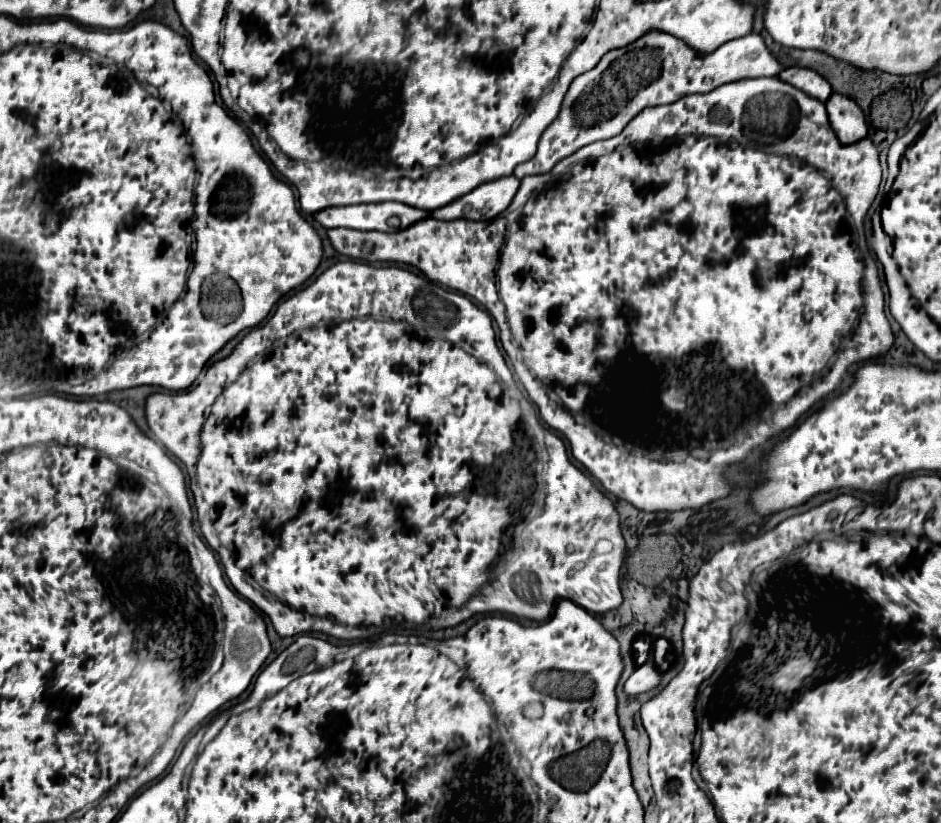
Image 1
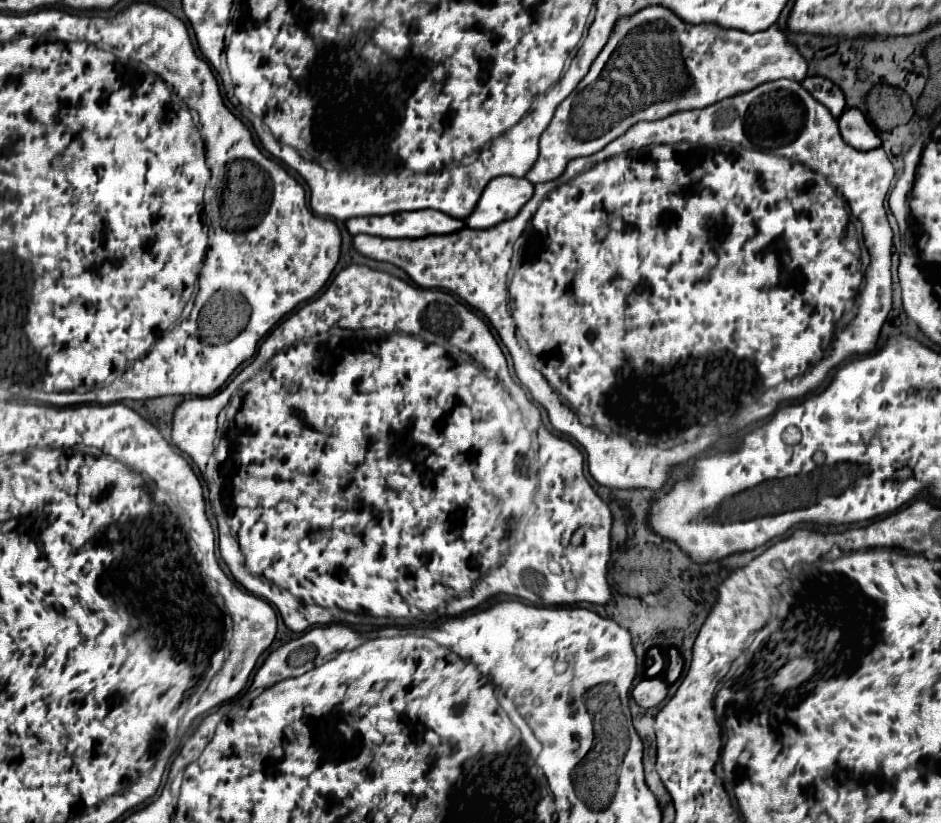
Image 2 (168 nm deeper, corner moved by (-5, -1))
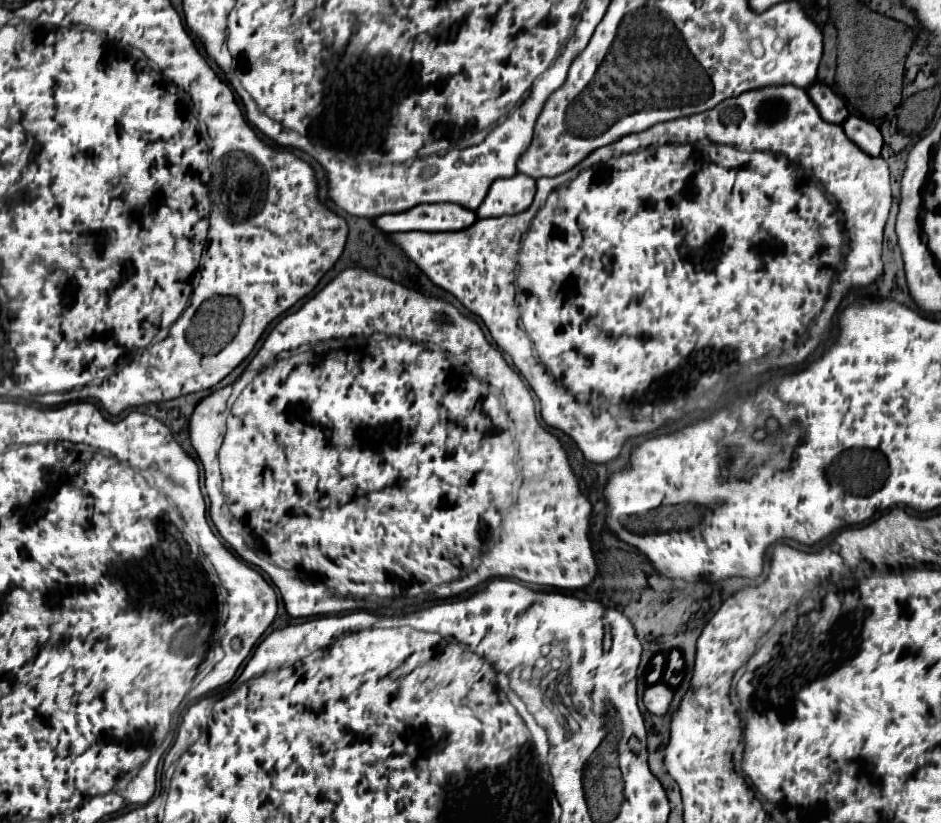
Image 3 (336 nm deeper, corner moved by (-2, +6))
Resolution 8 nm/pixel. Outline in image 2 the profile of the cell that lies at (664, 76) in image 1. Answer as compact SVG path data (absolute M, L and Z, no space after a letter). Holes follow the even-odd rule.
M646 7L628 19L620 19L616 25L616 35L612 35L602 53L596 57L588 75L578 83L574 93L558 105L552 123L540 137L540 155L526 173L526 179L530 183L542 183L560 177L570 159L592 155L604 149L610 141L626 133L628 127L638 121L656 121L676 111L702 109L740 91L750 91L760 83L782 77L802 81L806 71L806 61L800 57L796 47L786 41L786 35L776 25L766 29L766 33L750 35L734 29L722 29L718 25L688 25L664 7ZM638 59L646 59L646 69L642 71L646 77L636 77L640 73Z

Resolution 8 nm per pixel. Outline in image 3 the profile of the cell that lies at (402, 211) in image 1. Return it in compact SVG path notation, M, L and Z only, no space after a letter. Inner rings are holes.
M421 204L397 216L379 216L375 224L383 232L457 232L469 228L477 220L475 212L459 204Z

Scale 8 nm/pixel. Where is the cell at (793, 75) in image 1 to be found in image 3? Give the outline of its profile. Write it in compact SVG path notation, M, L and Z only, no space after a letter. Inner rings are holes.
M815 84L813 88L807 90L807 94L813 100L813 104L817 106L823 120L827 120L829 124L843 124L847 120L849 112L847 112L845 102L837 94L833 94L827 86Z

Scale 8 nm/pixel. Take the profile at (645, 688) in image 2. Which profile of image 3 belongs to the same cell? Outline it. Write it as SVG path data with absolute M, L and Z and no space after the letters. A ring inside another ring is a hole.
M655 684L647 688L643 694L645 708L655 716L665 716L669 712L671 702L673 702L673 690L665 684Z

